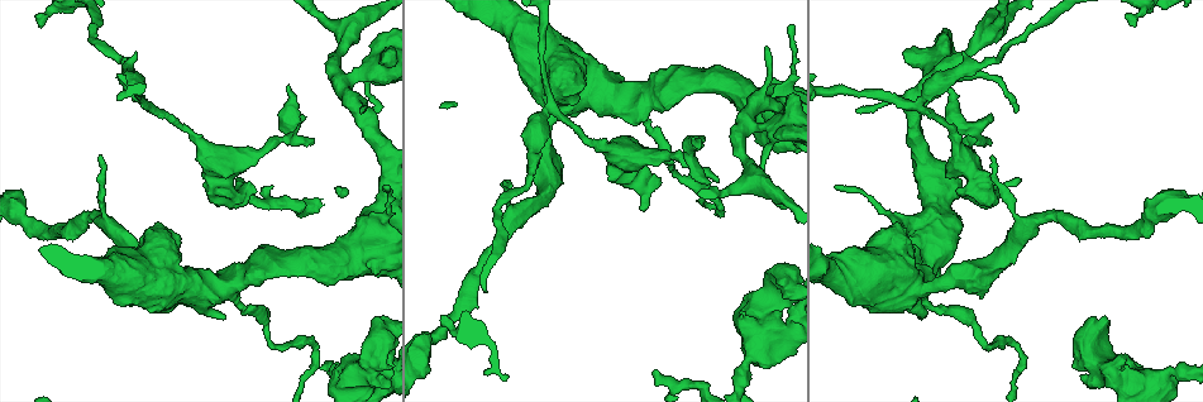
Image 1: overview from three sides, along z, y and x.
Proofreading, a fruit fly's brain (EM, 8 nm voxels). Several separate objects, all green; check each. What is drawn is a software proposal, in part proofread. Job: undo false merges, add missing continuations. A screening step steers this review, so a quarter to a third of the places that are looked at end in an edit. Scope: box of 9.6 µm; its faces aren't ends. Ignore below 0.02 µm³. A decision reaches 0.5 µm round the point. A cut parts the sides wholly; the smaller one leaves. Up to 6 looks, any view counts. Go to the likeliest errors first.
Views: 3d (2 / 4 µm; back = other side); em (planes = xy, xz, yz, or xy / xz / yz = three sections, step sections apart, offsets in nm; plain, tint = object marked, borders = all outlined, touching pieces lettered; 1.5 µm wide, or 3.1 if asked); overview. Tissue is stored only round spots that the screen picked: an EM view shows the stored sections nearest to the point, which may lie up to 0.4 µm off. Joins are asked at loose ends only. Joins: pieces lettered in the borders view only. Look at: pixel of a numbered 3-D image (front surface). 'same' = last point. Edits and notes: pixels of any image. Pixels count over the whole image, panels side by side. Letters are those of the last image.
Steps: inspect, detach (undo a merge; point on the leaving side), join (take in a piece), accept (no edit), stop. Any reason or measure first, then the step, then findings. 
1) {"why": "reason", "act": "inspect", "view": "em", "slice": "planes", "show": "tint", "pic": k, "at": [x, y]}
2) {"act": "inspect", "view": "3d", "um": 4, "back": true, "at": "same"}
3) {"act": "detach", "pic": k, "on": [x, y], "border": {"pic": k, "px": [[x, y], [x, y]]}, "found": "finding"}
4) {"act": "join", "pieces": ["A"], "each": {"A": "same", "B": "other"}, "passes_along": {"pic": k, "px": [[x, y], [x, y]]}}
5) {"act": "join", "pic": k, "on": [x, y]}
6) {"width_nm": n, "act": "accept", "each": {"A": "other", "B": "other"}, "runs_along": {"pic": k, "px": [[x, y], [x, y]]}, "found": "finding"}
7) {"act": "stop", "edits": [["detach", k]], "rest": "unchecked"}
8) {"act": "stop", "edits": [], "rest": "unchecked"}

{"why": "free end", "act": "inspect", "view": "em", "slice": "planes", "show": "borders", "pic": 1, "at": [654, 369]}

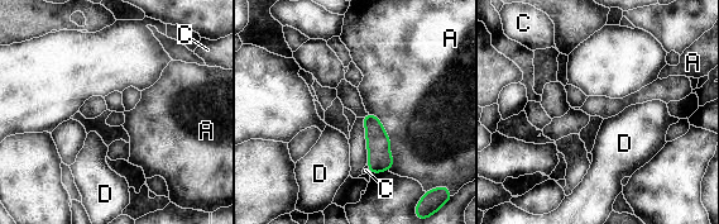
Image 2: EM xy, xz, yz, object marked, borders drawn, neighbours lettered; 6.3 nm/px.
{"width_nm": 130, "act": "accept", "each": {"A": "other", "C": "other", "D": "other"}, "border": {"pic": 2, "px": [[368, 112], [389, 138], [389, 170]]}, "found": "none of them fits"}

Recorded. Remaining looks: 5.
{"why": "branch stops here", "act": "inspect", "view": "em", "slice": "xy", "step": 4, "show": "tint", "pic": 1, "at": [715, 179]}

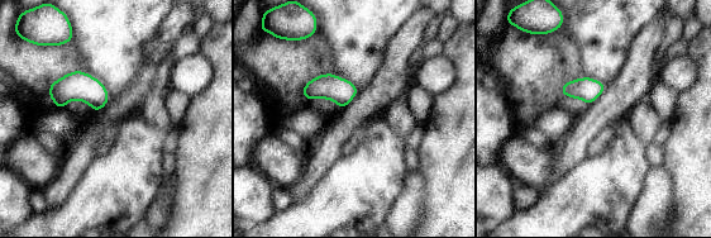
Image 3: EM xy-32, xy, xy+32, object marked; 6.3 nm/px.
{"act": "inspect", "view": "em", "slice": "planes", "show": "borders", "at": "same"}

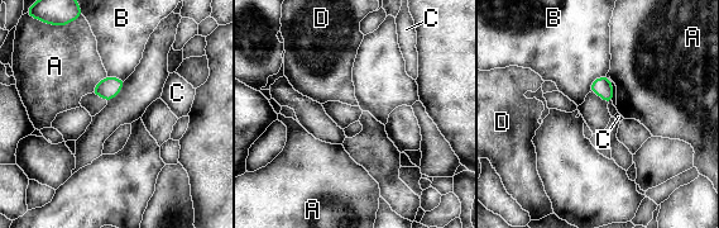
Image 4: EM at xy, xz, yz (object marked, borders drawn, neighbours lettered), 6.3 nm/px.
{"width_nm": 120, "act": "accept", "each": {"A": "other", "B": "other", "C": "other", "D": "other"}, "border": {"pic": 4, "px": [[81, 14], [66, 24], [53, 25]]}, "found": "no lettered piece goes on from it"}

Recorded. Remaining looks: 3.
{"why": "sudden change in width", "act": "inspect", "view": "em", "slice": "planes", "show": "borders", "pic": 1, "at": [919, 108]}

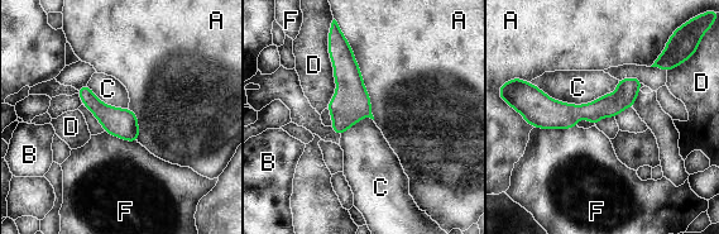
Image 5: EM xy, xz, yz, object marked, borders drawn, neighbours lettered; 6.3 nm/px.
{"act": "accept", "each": {"A": "other", "B": "other", "C": "other", "D": "other", "F": "other"}, "runs_along": {"pic": 5, "px": [[637, 82], [610, 105], [536, 123]]}, "found": "one cell here"}

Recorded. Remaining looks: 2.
{"act": "stop", "edits": [], "rest": "unchecked"}

